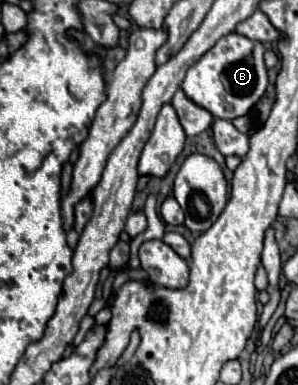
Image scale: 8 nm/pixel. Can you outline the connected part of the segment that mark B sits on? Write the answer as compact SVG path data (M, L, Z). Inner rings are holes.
M230 33L224 35L210 51L206 51L188 71L182 83L184 93L208 109L218 119L234 119L252 111L252 107L260 101L268 85L268 71L264 67L264 45L260 41L252 41L244 35Z

